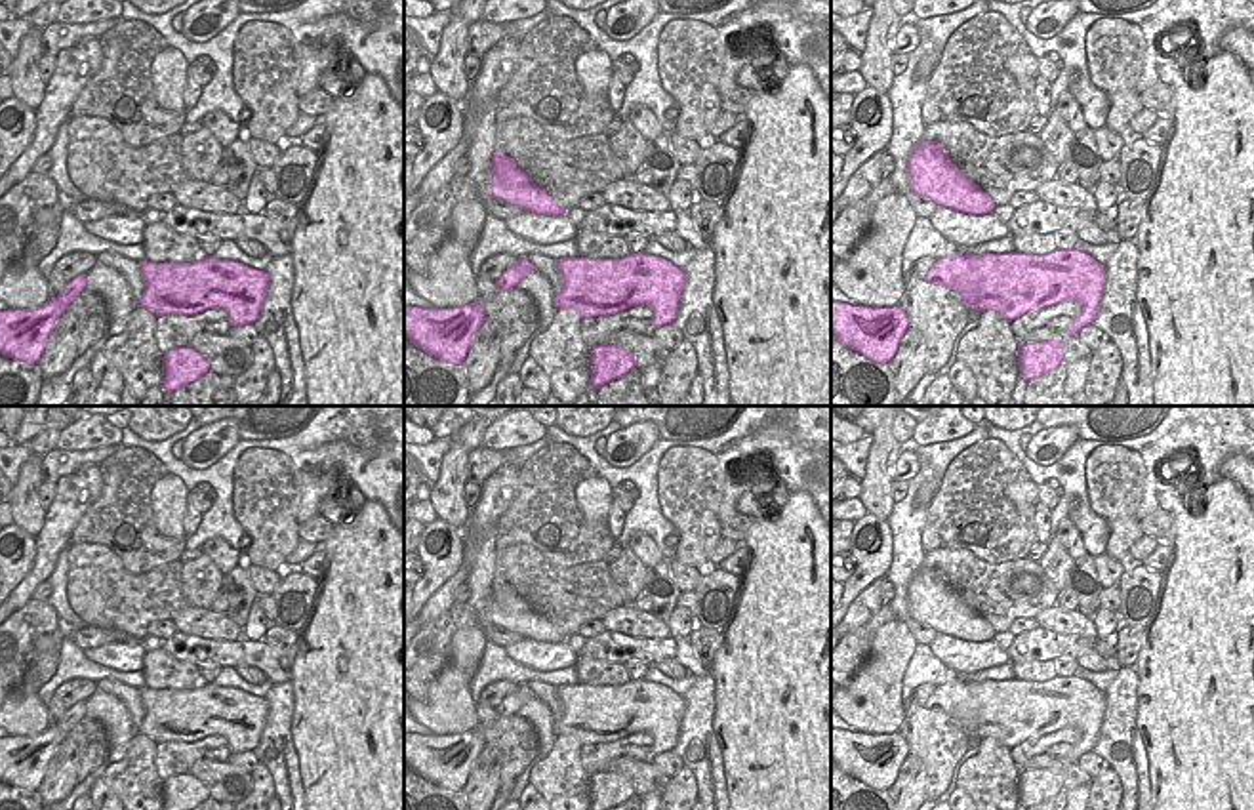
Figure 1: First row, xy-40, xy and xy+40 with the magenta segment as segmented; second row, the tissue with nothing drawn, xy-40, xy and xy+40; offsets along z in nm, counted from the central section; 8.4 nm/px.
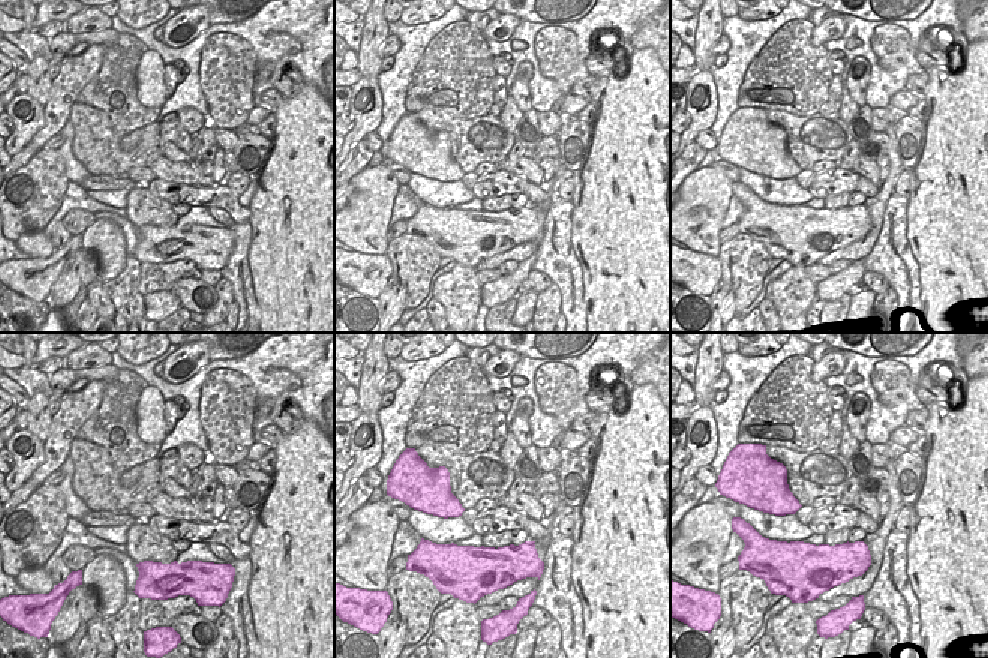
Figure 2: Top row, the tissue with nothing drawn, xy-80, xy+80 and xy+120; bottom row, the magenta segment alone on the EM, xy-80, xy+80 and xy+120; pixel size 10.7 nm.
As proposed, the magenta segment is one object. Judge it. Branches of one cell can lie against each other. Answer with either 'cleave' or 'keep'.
keep

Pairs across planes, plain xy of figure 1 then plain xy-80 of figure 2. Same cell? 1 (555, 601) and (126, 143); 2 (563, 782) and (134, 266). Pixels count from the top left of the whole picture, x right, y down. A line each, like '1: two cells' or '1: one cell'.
1: two cells
2: one cell

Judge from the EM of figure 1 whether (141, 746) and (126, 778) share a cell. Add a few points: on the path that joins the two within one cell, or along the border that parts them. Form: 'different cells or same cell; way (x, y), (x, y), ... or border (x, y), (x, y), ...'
same cell; way (140, 753), (134, 770)

